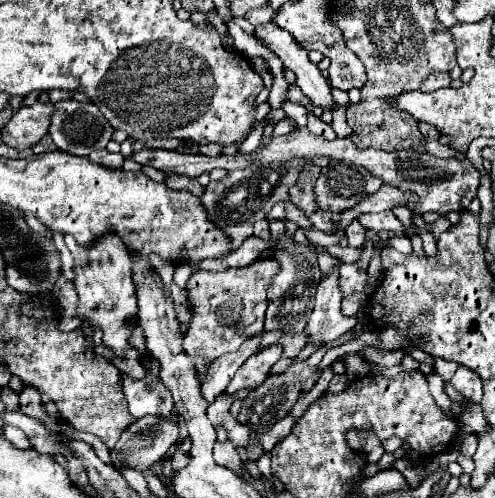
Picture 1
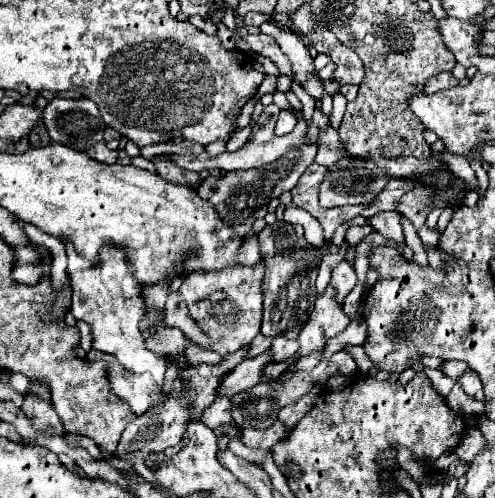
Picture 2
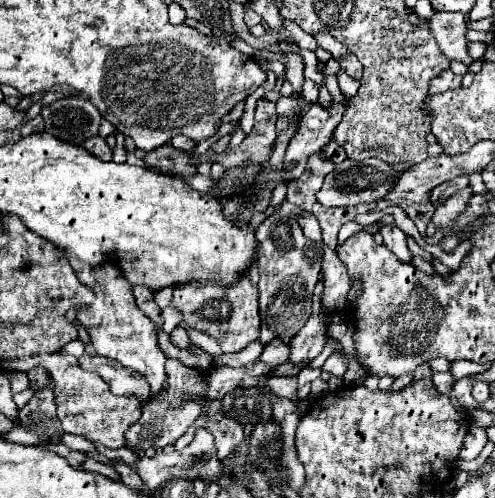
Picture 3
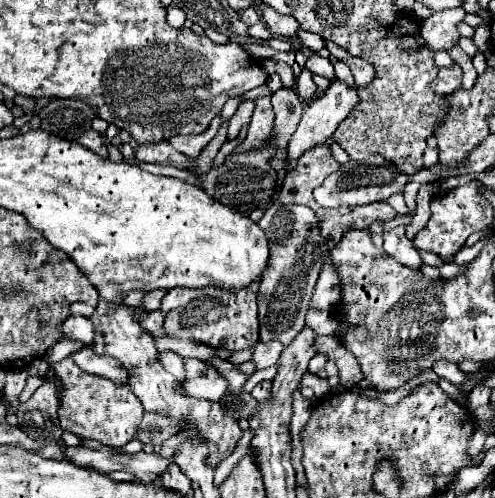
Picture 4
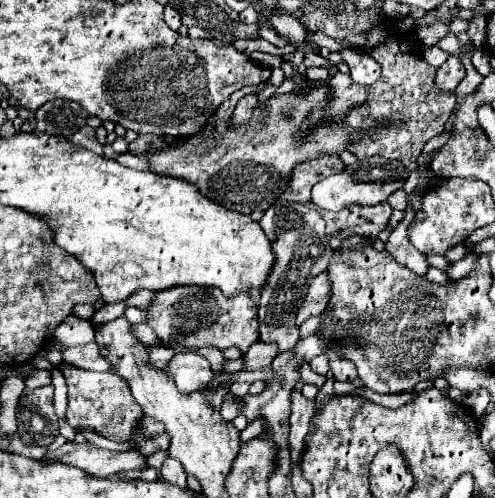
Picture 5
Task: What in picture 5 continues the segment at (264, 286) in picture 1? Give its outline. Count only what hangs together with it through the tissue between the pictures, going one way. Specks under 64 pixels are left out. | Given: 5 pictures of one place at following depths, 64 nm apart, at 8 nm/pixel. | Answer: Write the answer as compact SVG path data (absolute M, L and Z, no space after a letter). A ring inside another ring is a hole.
M180 286L156 292L156 300L146 312L150 314L150 328L164 344L172 348L184 346L196 350L214 346L218 350L226 350L230 346L236 346L244 354L254 342L258 342L258 308L248 292L228 298L218 288Z

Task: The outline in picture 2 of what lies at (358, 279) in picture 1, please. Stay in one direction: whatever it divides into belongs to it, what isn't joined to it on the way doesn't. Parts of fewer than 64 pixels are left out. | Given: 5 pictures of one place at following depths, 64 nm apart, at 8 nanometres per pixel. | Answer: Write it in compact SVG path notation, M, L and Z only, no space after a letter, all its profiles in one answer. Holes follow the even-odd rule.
M342 262L342 264L338 264L338 266L332 270L330 284L336 288L336 298L338 298L338 302L344 302L344 298L350 294L350 290L356 286L356 282L358 282L358 276L356 276L352 264Z

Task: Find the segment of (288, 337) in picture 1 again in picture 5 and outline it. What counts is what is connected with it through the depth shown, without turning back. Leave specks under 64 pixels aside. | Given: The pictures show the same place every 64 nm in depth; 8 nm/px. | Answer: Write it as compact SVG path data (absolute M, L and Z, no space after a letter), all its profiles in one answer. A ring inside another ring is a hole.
M264 342L252 344L252 348L244 354L246 370L260 370L264 366L270 366L276 354L278 354L276 344L264 344Z

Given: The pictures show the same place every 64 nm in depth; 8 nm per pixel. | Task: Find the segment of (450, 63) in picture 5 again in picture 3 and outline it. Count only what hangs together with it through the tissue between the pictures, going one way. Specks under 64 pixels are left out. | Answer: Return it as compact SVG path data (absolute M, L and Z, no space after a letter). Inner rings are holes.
M446 70L442 74L438 74L436 78L430 80L428 84L428 94L438 94L438 92L446 92L452 88L460 88L462 86L462 76L454 74L452 70Z

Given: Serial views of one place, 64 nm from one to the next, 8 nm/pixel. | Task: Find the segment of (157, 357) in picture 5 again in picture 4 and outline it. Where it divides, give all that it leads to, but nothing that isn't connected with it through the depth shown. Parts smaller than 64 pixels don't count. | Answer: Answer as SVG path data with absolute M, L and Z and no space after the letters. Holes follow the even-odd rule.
M162 352L160 362L164 364L164 369L172 374L177 384L182 384L182 380L184 380L184 360L174 352Z

